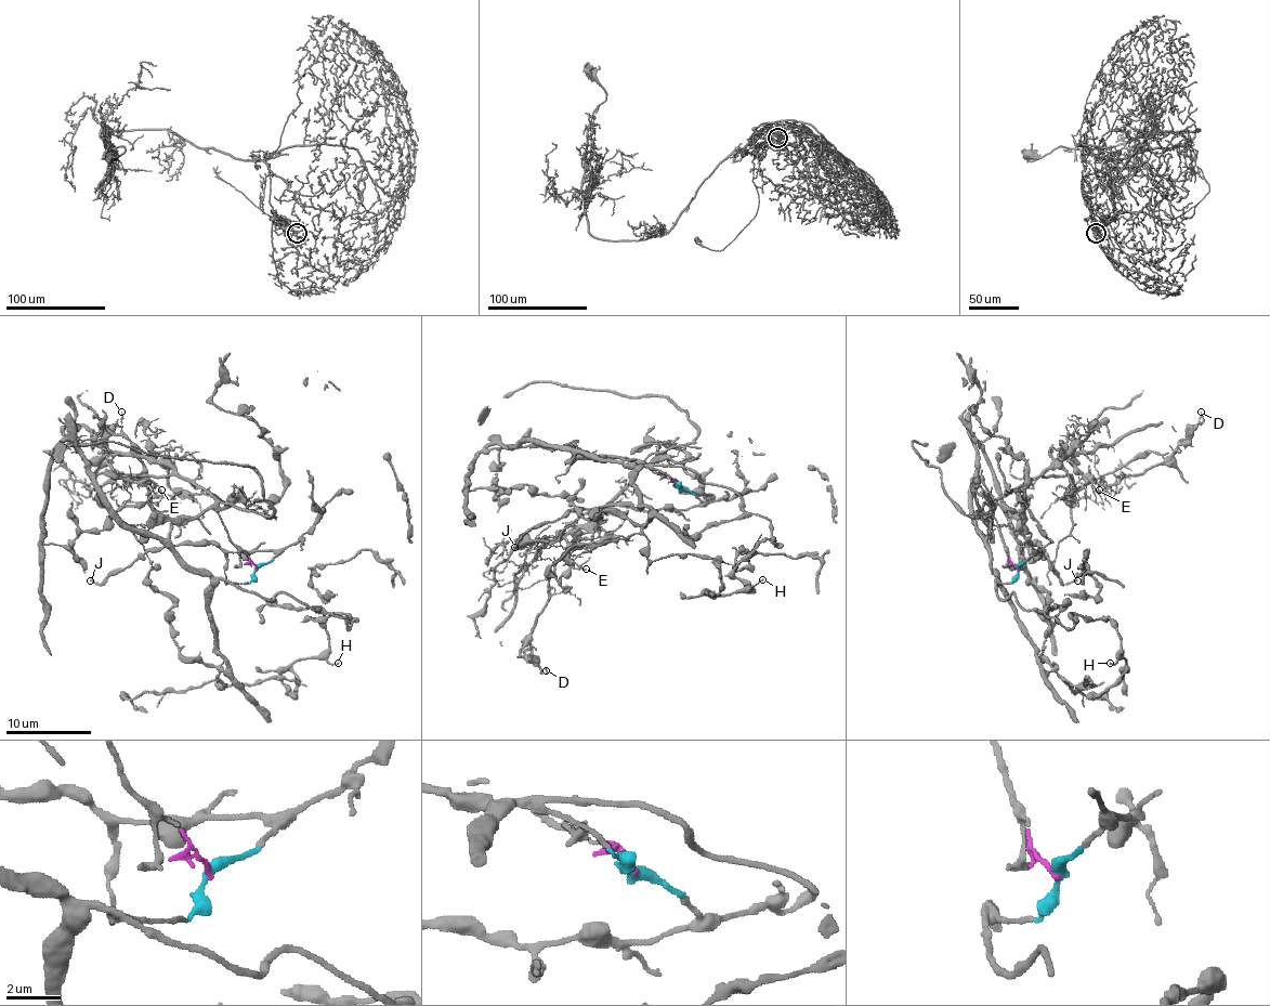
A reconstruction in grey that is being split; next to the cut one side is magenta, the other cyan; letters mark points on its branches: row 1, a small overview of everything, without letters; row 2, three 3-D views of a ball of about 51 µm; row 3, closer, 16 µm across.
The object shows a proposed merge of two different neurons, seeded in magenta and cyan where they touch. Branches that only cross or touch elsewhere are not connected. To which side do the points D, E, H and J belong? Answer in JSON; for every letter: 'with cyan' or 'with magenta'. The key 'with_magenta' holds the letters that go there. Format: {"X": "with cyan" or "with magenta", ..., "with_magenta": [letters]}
{"D": "with magenta", "E": "with magenta", "H": "with cyan", "J": "with cyan", "with_magenta": ["D", "E"]}

